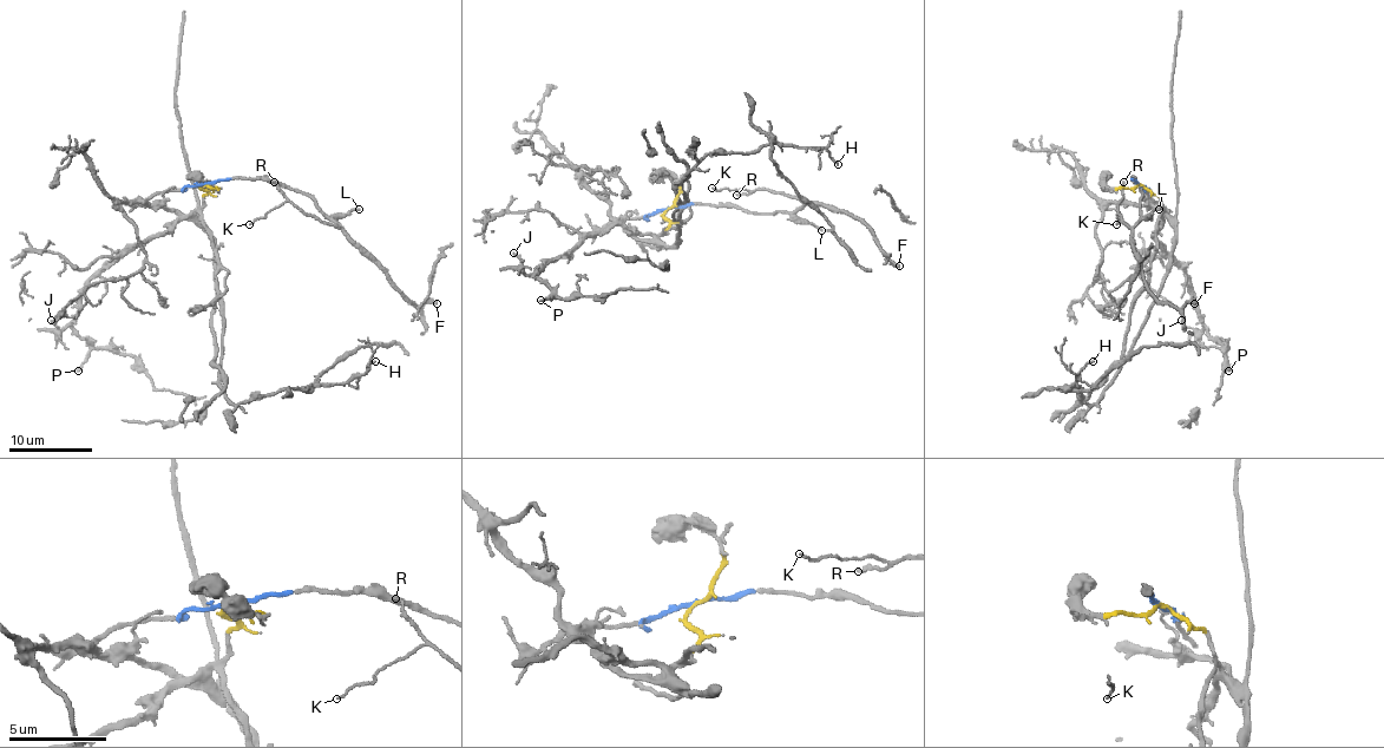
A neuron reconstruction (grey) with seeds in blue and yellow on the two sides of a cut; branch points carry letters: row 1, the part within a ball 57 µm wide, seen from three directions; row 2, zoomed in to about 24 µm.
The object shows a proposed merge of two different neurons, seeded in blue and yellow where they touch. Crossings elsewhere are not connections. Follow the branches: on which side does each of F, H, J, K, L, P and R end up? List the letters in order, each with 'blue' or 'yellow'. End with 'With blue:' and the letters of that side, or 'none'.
F: blue
H: yellow
J: yellow
K: blue
L: blue
P: yellow
R: blue
With blue: F, K, L, R

